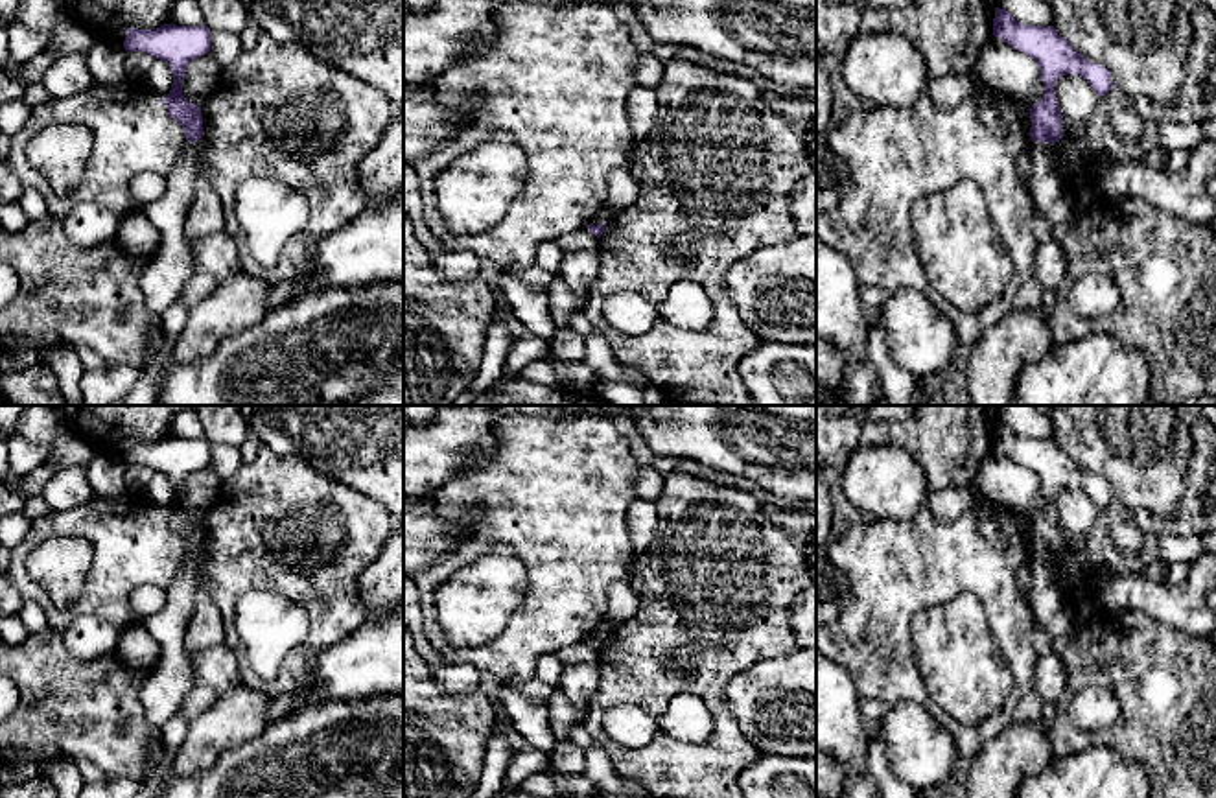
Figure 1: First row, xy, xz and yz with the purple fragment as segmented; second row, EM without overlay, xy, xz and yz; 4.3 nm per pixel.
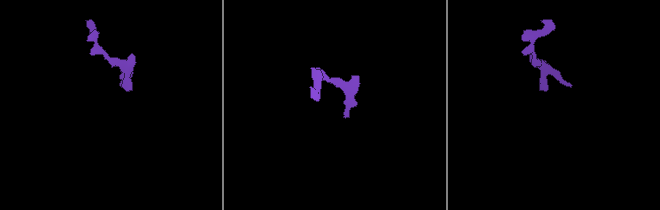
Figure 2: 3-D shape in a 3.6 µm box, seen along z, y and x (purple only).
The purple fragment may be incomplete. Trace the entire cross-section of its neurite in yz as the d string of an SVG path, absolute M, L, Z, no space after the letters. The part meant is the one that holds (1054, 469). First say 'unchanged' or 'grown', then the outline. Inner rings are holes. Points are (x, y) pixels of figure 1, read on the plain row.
grown; M995 420L993 448L1030 468L1039 479L1045 509L1030 520L1034 569L1030 610L1048 636L1063 636L1072 628L1078 614L1069 608L1052 582L1052 558L1063 547L1054 499L1061 488L1082 488L1100 510L1113 501L1109 483L1080 468L1054 439L1021 437L1000 420Z

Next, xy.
grown; M164 437L157 442L129 440L123 453L127 464L144 464L153 472L166 474L173 487L173 499L164 510L168 527L179 534L186 547L186 560L177 579L166 592L166 606L144 619L149 634L160 647L155 667L147 673L140 704L151 757L140 783L147 783L166 756L160 743L164 724L181 711L195 680L184 649L184 634L195 616L193 577L203 547L201 520L182 507L182 490L188 477L210 464L212 444L206 439Z

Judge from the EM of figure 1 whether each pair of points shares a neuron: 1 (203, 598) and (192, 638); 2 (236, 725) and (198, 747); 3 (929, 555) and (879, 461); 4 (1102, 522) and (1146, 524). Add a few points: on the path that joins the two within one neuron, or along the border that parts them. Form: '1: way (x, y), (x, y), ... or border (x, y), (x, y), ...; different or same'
1: way (203, 607), (201, 629); same
2: way (227, 725), (207, 738); same
3: border (923, 507), (907, 518), (865, 516); different
4: way (1113, 513), (1135, 516); same

